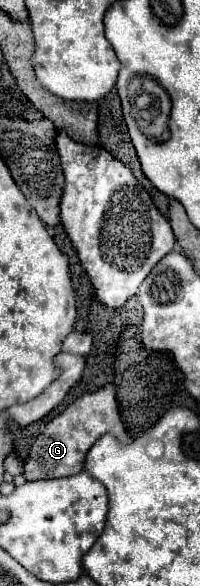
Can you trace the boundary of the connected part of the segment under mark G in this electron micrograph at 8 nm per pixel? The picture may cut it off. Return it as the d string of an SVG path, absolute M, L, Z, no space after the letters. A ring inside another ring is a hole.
M106 384L106 386L98 388L96 392L82 394L60 416L56 416L54 420L50 420L46 424L44 432L34 440L34 444L28 452L28 462L24 466L26 480L68 478L68 476L82 472L82 464L84 464L84 456L86 456L88 448L106 432L114 434L120 442L132 440L120 420L112 384Z

